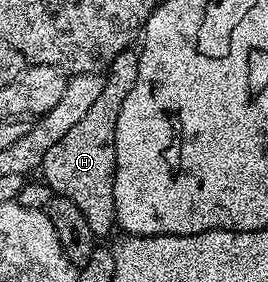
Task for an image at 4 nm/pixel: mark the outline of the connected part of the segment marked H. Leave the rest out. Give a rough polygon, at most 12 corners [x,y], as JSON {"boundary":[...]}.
{"boundary":[[122,50],[98,99],[41,167],[96,239],[116,229],[115,133],[137,84]]}

